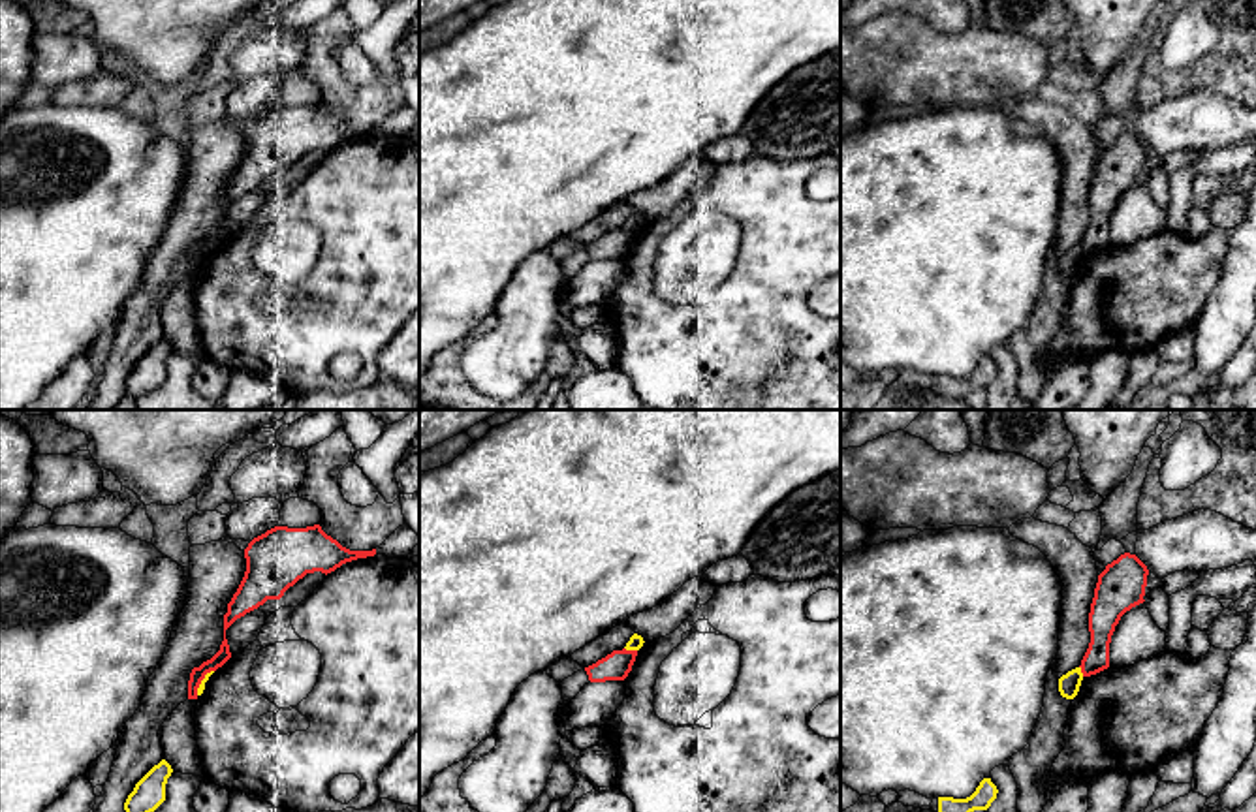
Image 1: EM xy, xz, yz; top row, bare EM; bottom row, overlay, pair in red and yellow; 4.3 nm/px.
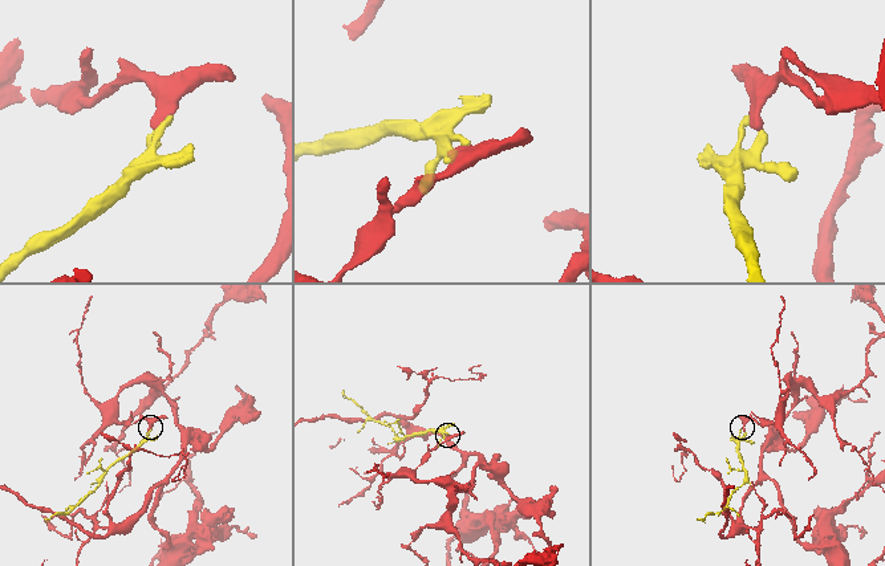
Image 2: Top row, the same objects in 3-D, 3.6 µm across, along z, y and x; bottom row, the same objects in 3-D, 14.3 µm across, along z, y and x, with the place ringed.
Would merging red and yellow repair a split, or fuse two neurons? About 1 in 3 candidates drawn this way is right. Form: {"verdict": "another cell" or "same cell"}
{"verdict": "another cell"}

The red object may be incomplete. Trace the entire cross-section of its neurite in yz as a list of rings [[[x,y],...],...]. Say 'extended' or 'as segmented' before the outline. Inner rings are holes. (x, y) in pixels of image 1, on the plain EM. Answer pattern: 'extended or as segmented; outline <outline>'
as segmented; outline [[[1130,132],[1121,133],[1098,154],[1089,192],[1091,222],[1081,239],[1083,256],[1109,246],[1109,222],[1121,195],[1143,182],[1147,145]]]

